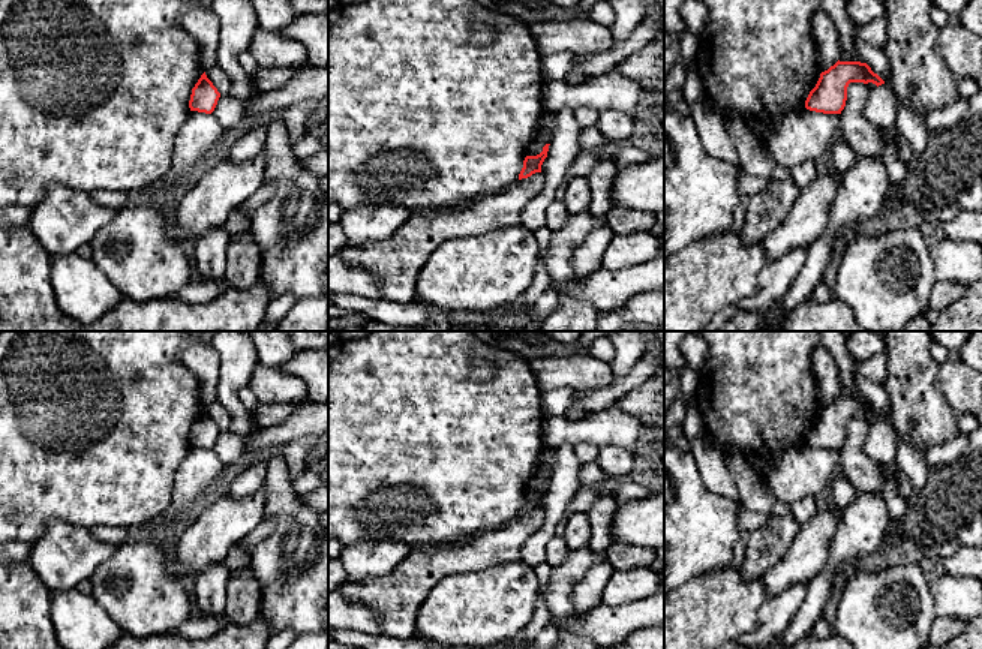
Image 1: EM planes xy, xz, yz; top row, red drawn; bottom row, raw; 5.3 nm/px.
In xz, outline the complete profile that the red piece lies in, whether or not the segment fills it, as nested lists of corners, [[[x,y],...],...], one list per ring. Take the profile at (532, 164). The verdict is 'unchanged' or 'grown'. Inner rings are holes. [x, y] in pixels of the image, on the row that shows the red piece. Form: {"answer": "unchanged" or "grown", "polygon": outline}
{"answer": "unchanged", "polygon": [[[546,144],[540,154],[526,156],[525,157],[523,168],[522,168],[520,174],[519,174],[519,180],[528,178],[528,177],[531,177],[535,172],[541,172],[541,165],[544,162],[544,159],[547,157],[549,145],[550,144]]]}

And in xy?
{"answer": "unchanged", "polygon": [[[204,72],[192,88],[189,108],[190,111],[211,114],[217,105],[219,97],[220,93]]]}

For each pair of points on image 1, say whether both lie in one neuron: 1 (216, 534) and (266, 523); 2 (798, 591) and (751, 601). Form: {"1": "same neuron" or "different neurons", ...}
{"1": "different neurons", "2": "different neurons"}

